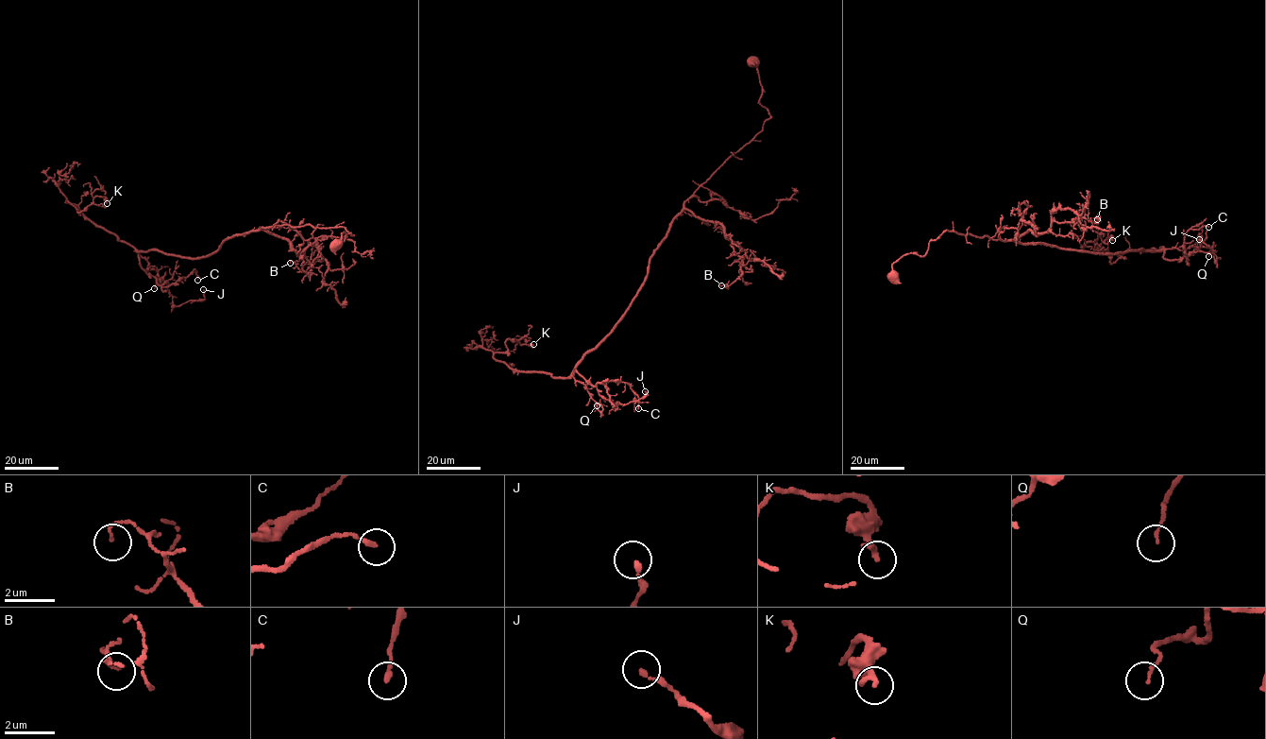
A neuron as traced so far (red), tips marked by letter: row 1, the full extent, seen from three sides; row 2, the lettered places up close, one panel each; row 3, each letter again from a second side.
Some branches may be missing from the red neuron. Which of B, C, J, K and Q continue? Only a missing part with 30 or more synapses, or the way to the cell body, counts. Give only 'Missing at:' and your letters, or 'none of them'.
Missing at: none of them

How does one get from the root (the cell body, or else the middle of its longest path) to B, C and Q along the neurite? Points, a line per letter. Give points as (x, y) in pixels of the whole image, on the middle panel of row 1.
B: (753, 60), (759, 101), (770, 117), (684, 203), (697, 216), (722, 226), (741, 260), (741, 274), (721, 285)
C: (753, 60), (770, 117), (684, 203), (629, 309), (574, 371), (595, 386), (625, 383), (638, 408)
Q: (753, 60), (759, 101), (770, 117), (684, 203), (622, 318), (576, 367), (574, 378), (597, 405)

